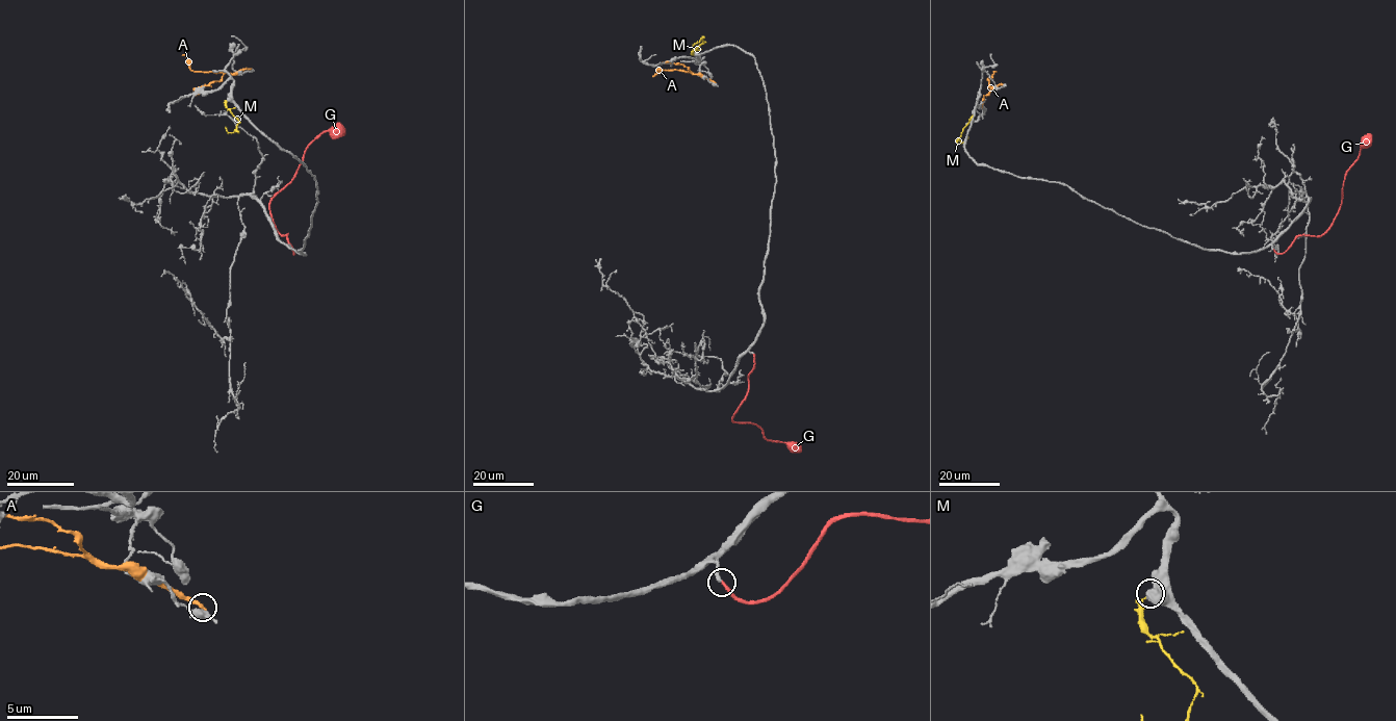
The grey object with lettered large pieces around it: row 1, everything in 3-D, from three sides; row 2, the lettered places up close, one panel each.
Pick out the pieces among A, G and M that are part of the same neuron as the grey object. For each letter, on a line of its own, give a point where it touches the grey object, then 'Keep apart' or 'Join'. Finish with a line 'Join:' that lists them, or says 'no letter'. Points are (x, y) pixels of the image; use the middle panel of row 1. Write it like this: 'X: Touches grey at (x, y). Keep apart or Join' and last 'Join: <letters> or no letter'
A: Touches grey at (715, 83). Keep apart
G: Touches grey at (753, 354). Join
M: Touches grey at (694, 54). Keep apart
Join: G

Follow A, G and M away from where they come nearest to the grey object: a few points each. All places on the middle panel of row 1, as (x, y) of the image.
A: (715, 82), (677, 70), (660, 70), (652, 76)
G: (753, 354), (754, 367), (750, 371), (746, 397), (732, 420), (756, 425), (767, 439), (793, 443), (801, 451)
M: (694, 54), (693, 52), (704, 43), (701, 40), (692, 48)

